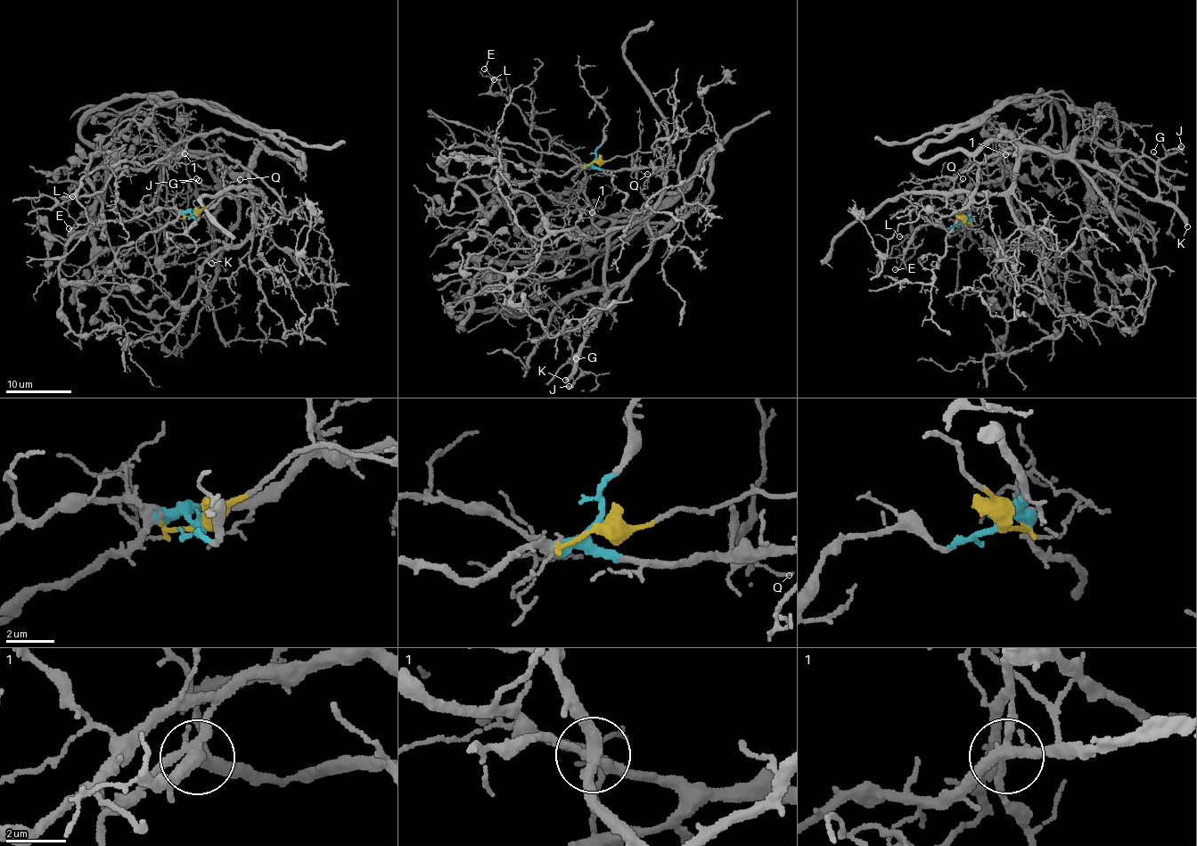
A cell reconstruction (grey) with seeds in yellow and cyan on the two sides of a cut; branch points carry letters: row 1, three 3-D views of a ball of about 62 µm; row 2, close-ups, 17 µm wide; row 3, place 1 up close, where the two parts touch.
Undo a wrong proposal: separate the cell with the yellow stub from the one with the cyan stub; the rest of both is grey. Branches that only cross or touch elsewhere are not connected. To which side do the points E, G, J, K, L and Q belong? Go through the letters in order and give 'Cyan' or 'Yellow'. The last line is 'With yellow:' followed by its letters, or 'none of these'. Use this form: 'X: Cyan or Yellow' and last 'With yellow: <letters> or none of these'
E: Yellow
G: Yellow
J: Yellow
K: Yellow
L: Yellow
Q: Yellow
With yellow: E, G, J, K, L, Q

